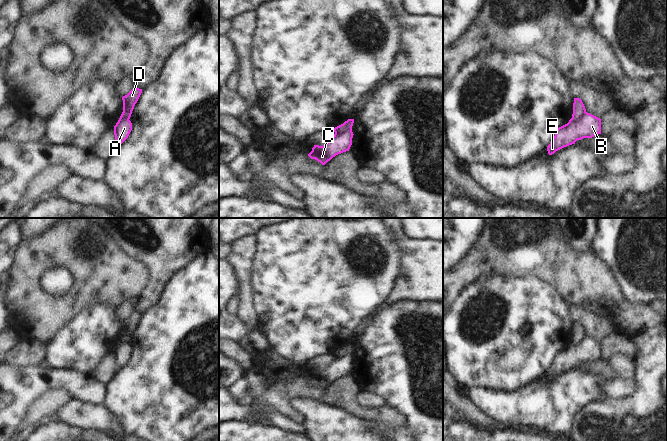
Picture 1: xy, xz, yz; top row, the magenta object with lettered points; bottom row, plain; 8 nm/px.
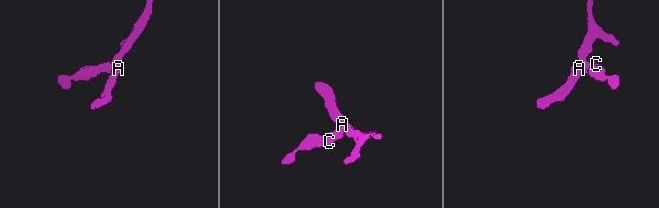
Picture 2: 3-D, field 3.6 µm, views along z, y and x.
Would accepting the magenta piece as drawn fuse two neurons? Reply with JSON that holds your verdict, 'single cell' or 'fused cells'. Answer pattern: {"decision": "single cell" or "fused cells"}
{"decision": "fused cells"}

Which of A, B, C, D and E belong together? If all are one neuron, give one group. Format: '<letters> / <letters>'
A B C E / D

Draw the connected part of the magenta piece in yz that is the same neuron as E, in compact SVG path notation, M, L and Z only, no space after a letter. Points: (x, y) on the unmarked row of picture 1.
M585 337L579 345L570 343L567 348L556 354L554 362L547 371L548 378L552 379L564 371L575 368L577 364L592 362L598 358L601 358L601 343Z

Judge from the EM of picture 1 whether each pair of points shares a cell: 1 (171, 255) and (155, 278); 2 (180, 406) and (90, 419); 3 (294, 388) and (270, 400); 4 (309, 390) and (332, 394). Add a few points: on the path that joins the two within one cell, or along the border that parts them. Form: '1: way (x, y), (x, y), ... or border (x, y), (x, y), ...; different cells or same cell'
1: way (165, 261), (161, 265), (159, 272); same cell
2: border (102, 404), (118, 420), (123, 430); different cells
3: way (288, 388), (276, 396); same cell
4: border (325, 389), (319, 400); different cells

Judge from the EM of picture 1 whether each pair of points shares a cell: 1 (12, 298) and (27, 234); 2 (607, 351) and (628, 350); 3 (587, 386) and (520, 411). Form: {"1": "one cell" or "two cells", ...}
{"1": "two cells", "2": "one cell", "3": "one cell"}

